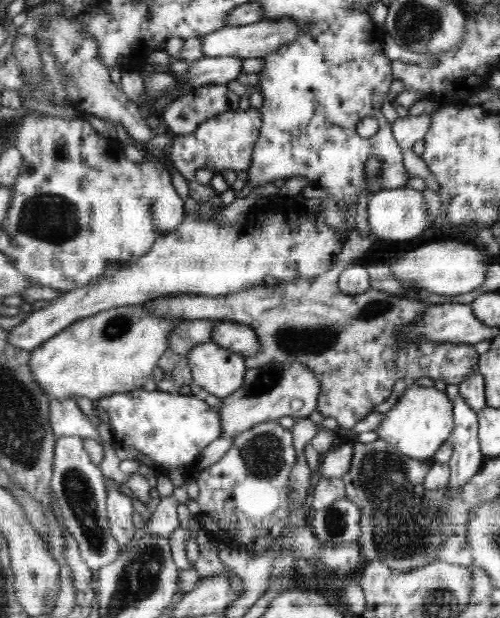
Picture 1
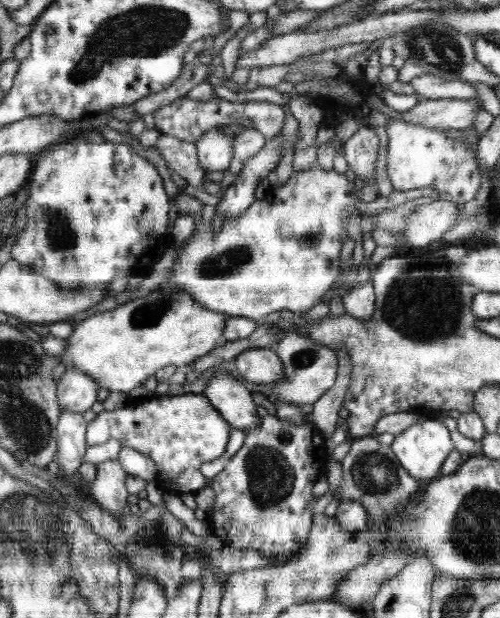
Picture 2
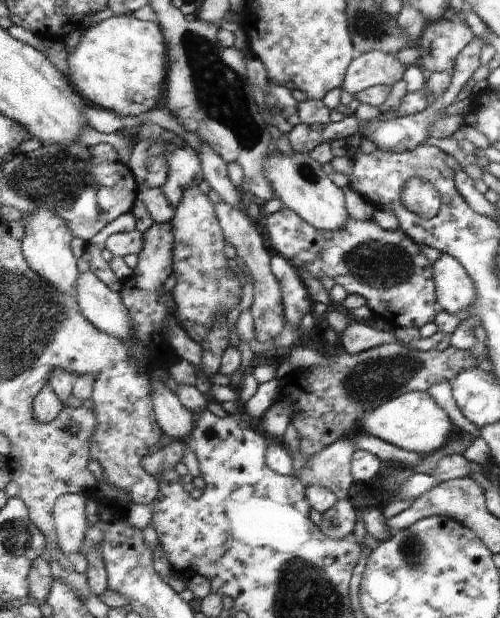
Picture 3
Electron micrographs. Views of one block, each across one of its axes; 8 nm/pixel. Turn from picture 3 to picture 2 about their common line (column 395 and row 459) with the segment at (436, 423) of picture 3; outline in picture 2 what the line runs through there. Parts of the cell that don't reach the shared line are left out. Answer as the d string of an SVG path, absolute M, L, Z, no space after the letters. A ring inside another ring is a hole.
M433 415L424 418L423 421L416 421L416 424L411 424L400 434L395 435L391 447L394 455L400 461L400 465L410 475L414 476L415 479L427 481L432 480L441 472L444 460L455 449L450 430L439 417Z

